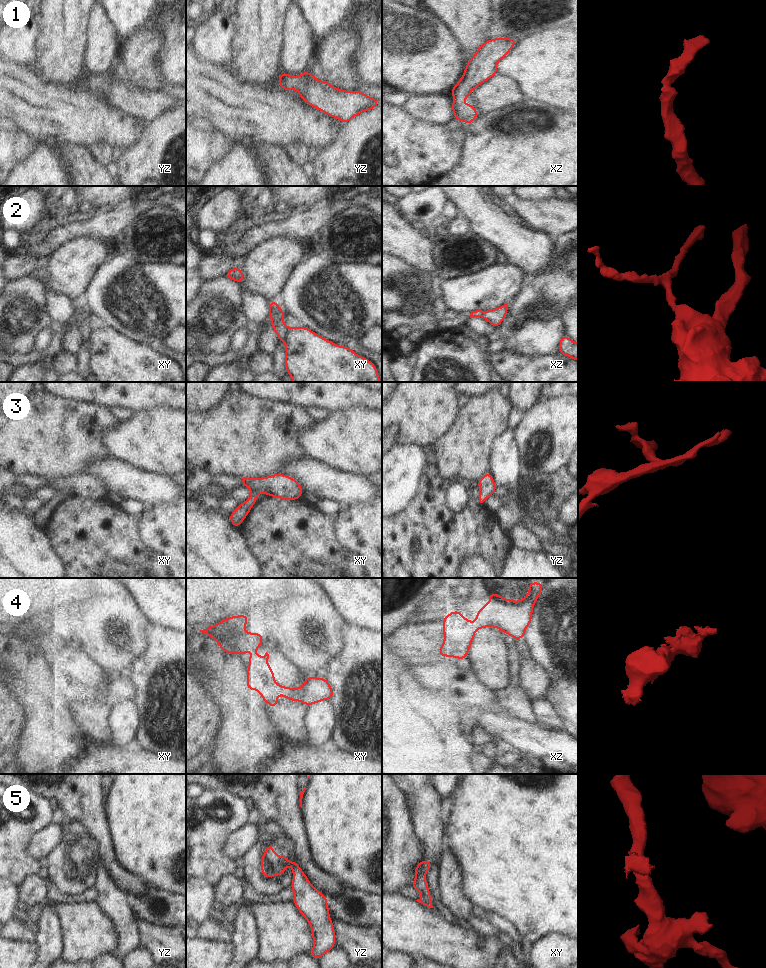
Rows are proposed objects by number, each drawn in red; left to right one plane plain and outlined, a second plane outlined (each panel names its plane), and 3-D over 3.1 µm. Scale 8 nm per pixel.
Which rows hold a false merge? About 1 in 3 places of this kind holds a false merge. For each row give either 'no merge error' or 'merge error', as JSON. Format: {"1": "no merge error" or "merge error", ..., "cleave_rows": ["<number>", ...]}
{"1": "no merge error", "2": "merge error", "3": "no merge error", "4": "no merge error", "5": "merge error", "cleave_rows": ["2", "5"]}

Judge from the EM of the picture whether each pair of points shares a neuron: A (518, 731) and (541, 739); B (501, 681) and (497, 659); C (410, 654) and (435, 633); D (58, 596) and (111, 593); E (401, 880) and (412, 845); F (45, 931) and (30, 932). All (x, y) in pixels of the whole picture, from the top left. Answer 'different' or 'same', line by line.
A: same
B: same
C: same
D: different
E: same
F: different

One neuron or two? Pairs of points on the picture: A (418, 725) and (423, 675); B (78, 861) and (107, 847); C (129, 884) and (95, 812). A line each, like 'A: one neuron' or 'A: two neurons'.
A: two neurons
B: two neurons
C: one neuron

